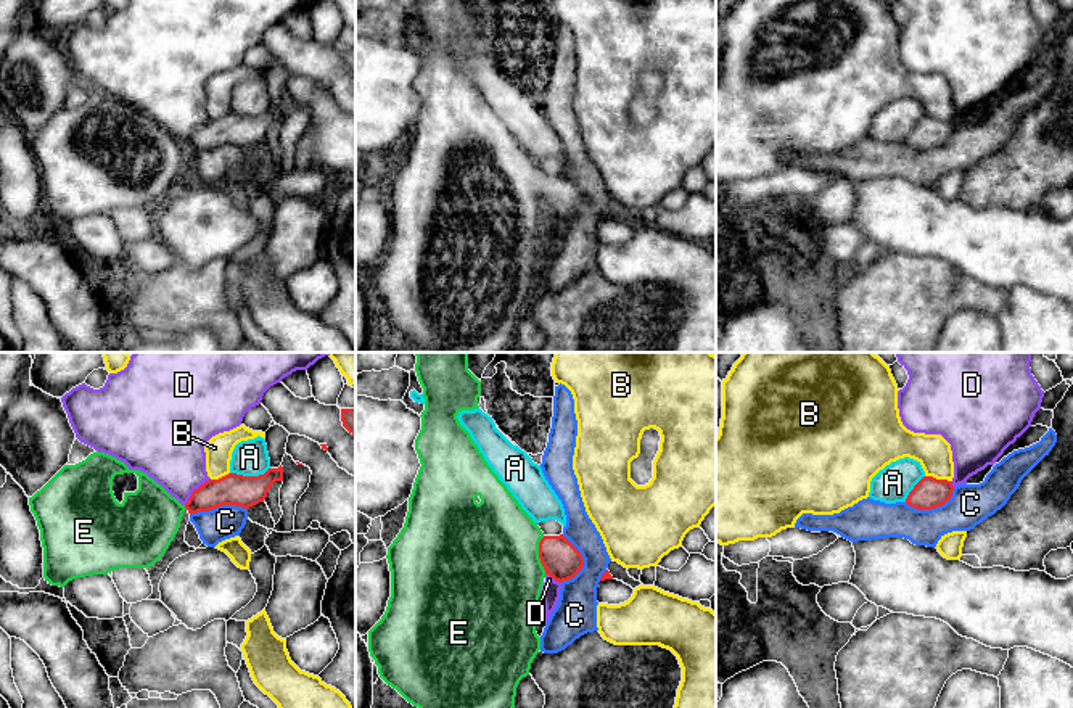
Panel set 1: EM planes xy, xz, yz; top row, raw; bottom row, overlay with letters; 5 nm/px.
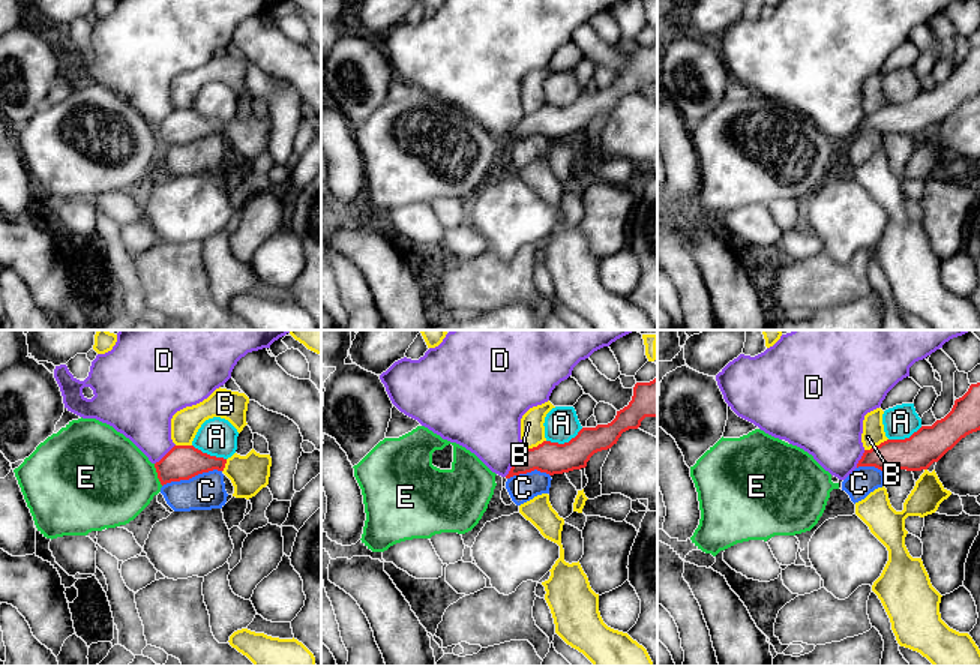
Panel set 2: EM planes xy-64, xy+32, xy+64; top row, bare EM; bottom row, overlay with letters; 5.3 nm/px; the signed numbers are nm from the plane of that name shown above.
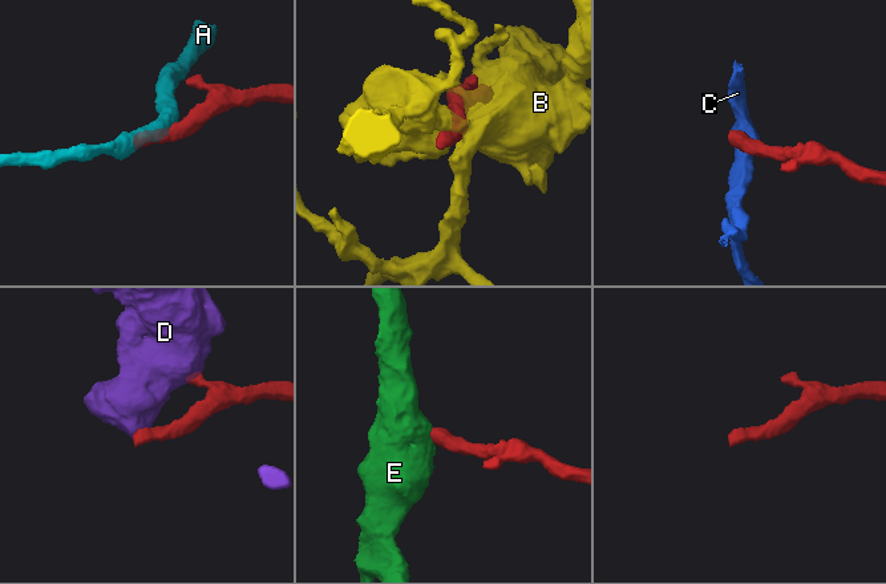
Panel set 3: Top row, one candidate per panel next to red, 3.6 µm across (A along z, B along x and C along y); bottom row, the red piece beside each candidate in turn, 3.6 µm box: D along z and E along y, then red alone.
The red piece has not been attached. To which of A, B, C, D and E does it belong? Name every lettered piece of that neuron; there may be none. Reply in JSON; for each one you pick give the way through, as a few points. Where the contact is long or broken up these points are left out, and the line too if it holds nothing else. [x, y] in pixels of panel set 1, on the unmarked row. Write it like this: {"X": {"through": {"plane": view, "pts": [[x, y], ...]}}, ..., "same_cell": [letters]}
{"E": {"through": {"plane": "xz", "pts": [[560, 198], [555, 195], [539, 195], [489, 200]]}}, "same_cell": ["E"]}

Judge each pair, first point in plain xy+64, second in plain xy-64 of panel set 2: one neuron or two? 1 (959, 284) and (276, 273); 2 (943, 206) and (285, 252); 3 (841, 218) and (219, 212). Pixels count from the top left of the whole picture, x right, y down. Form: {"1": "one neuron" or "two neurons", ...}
{"1": "one neuron", "2": "two neurons", "3": "one neuron"}

